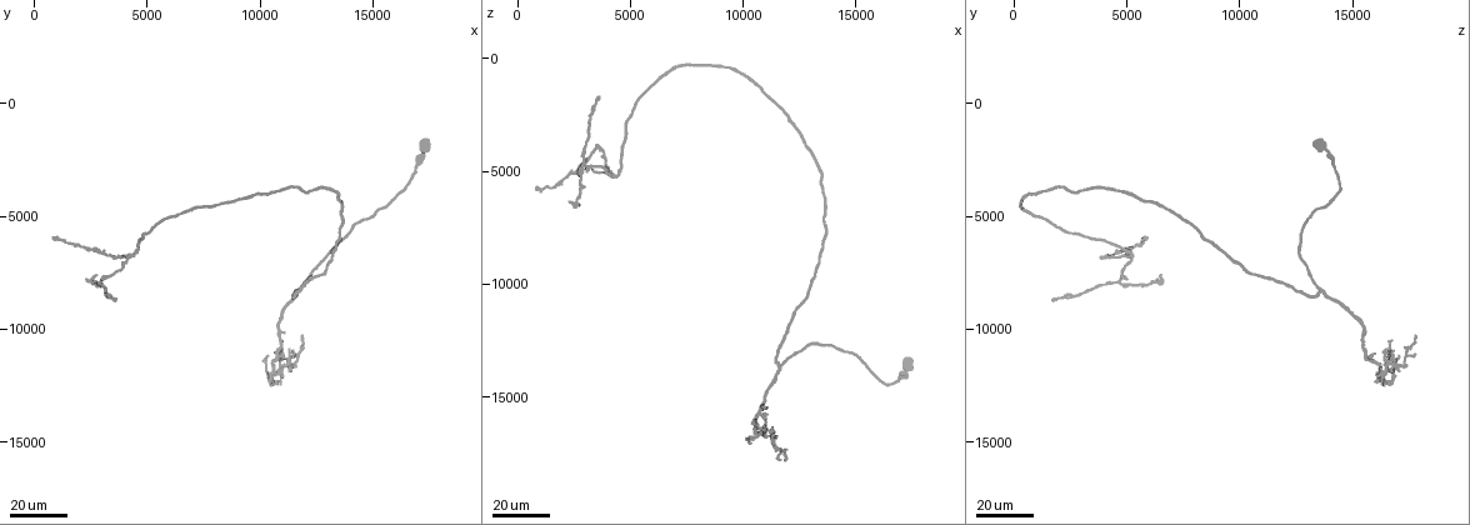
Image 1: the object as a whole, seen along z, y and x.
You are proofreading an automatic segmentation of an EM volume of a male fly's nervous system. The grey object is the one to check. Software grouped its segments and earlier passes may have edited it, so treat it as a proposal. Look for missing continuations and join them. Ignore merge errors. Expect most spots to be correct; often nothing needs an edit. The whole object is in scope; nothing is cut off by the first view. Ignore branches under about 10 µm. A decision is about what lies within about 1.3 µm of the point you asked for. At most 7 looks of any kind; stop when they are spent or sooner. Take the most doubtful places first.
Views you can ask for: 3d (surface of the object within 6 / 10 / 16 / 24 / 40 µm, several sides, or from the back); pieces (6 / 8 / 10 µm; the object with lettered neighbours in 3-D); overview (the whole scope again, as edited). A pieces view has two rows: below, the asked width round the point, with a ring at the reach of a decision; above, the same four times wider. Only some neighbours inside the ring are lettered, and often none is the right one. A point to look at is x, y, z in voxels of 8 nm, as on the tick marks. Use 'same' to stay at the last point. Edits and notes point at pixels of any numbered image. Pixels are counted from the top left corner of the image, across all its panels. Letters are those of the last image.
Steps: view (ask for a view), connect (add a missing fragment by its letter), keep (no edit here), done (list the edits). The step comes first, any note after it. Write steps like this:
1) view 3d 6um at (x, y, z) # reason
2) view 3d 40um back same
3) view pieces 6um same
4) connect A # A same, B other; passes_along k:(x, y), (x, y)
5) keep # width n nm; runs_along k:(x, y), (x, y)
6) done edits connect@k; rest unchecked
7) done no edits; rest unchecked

view 3d 24um at (11900, 10400, 17700) # thin end

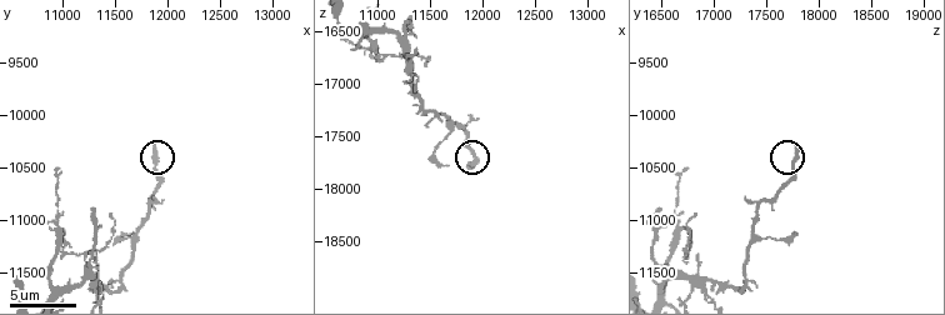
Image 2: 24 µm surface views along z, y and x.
view pieces 10um at (11880, 10300, 17780)

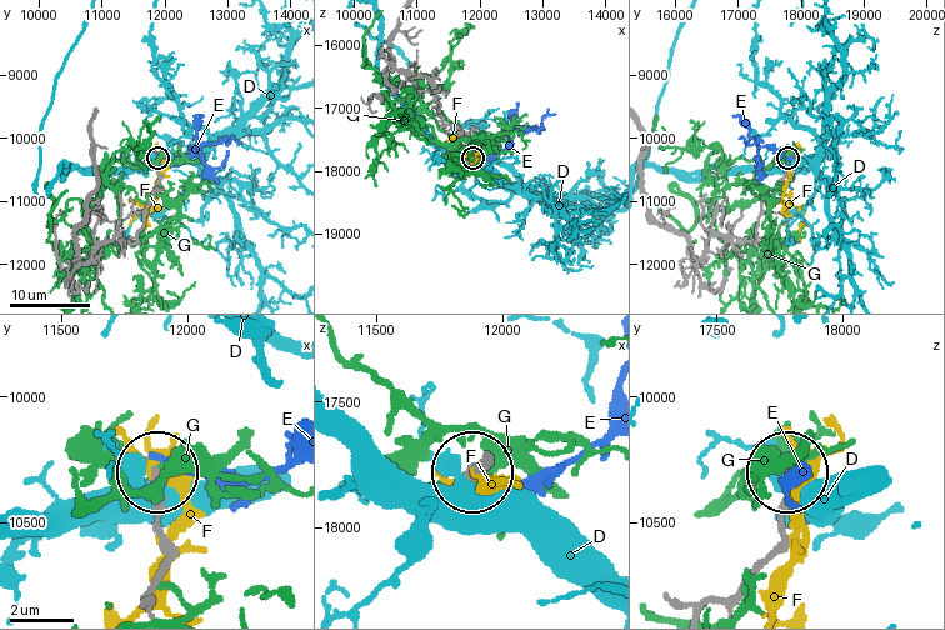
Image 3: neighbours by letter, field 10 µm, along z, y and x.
keep # width 170 nm; D other, E other, F other, G other; none of them fits

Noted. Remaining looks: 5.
view pieces 8um at (11300, 10880, 16480) # an open end

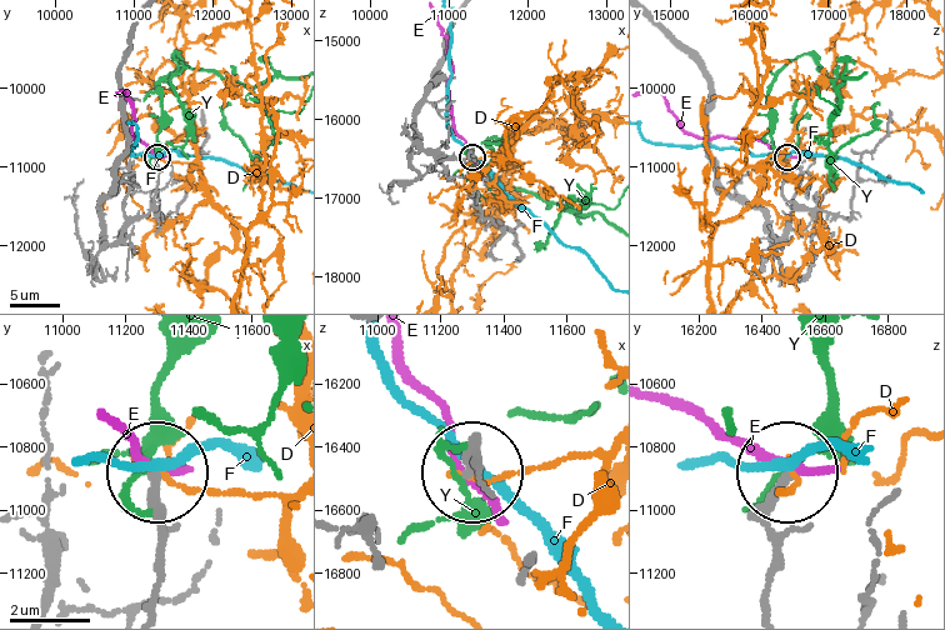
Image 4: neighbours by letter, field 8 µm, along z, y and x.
keep # D other, E other, F other, Y other; runs_along 4:(150, 603), (161, 475); no lettered fragment goes on from it

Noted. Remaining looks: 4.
view 3d 16um at (3100, 6500, 4600) # free end

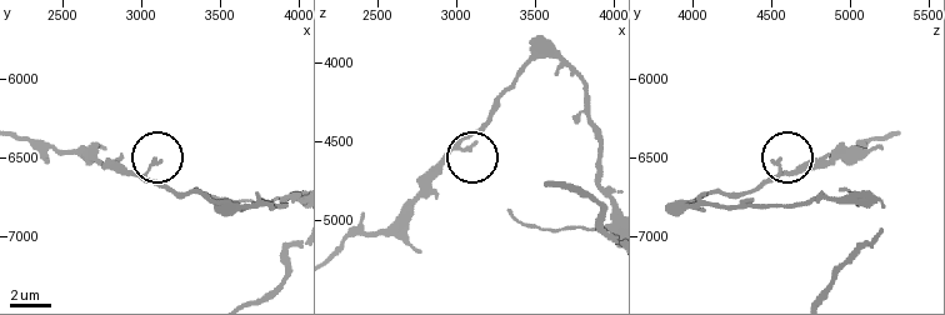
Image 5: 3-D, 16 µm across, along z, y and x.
view 3d 10um at (3080, 6540, 4560)

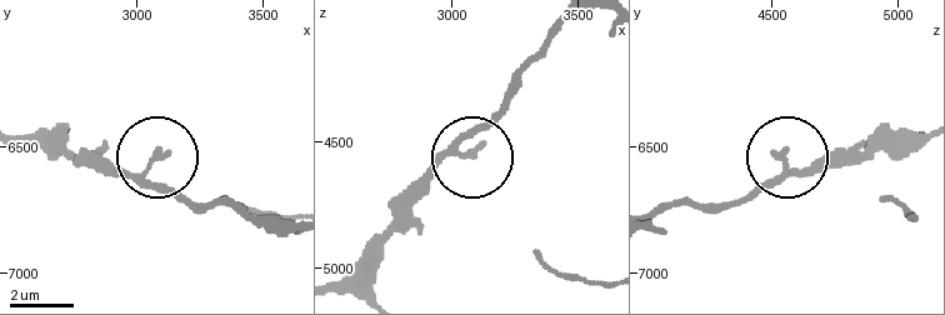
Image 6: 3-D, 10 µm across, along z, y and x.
view pieces 6um at (3090, 6510, 4540)

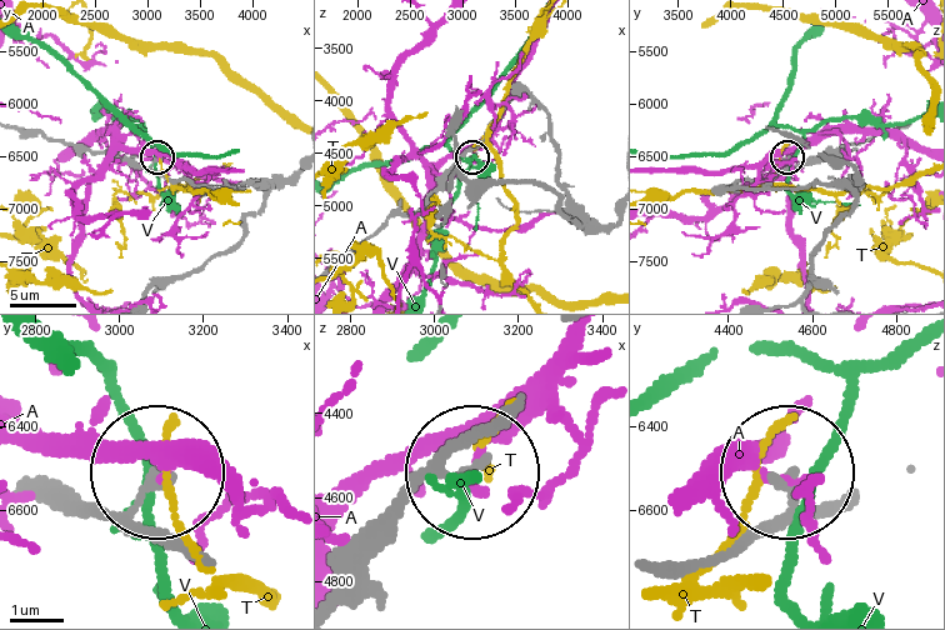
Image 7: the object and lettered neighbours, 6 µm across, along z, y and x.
keep # A other, T other, V other; runs_along 7:(196, 559), (143, 533), (151, 470); none of them fits

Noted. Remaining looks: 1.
view pieces 8um at (11680, 11120, 17780)

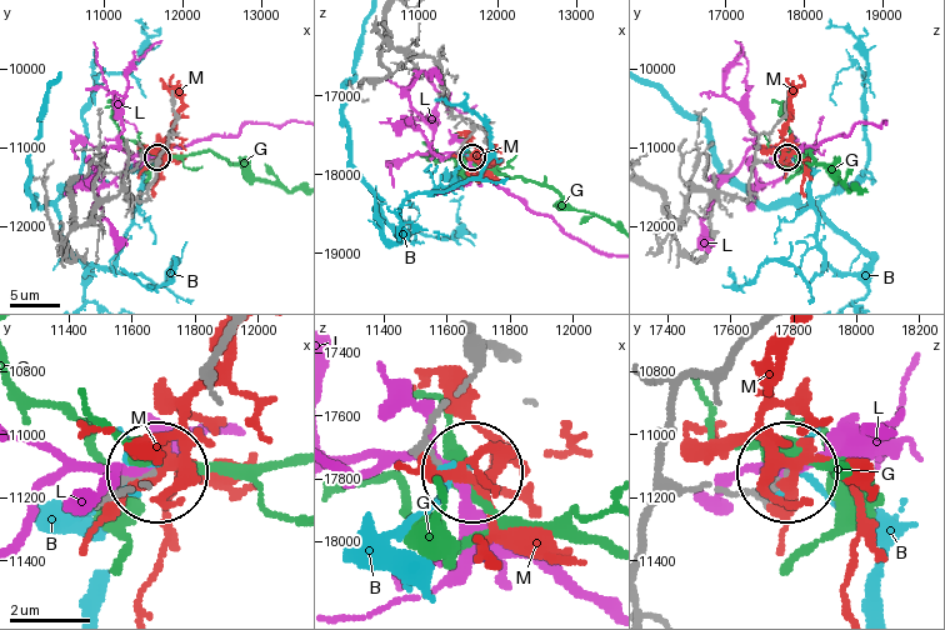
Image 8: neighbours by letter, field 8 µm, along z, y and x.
keep # width 190 nm; B other, G other, L other, M other; runs_along 8:(651, 516), (698, 486), (789, 476); no lettered fragment goes on from it

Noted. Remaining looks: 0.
done no edits; rest unchecked

